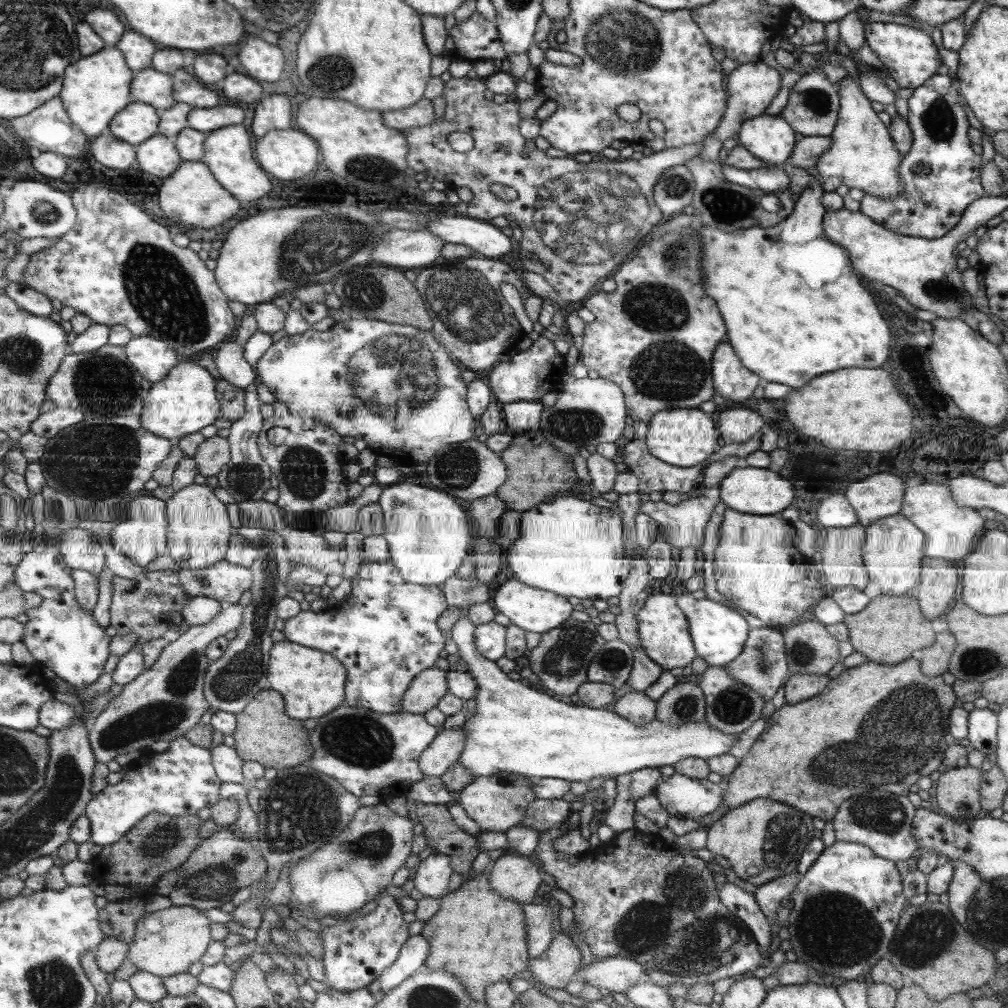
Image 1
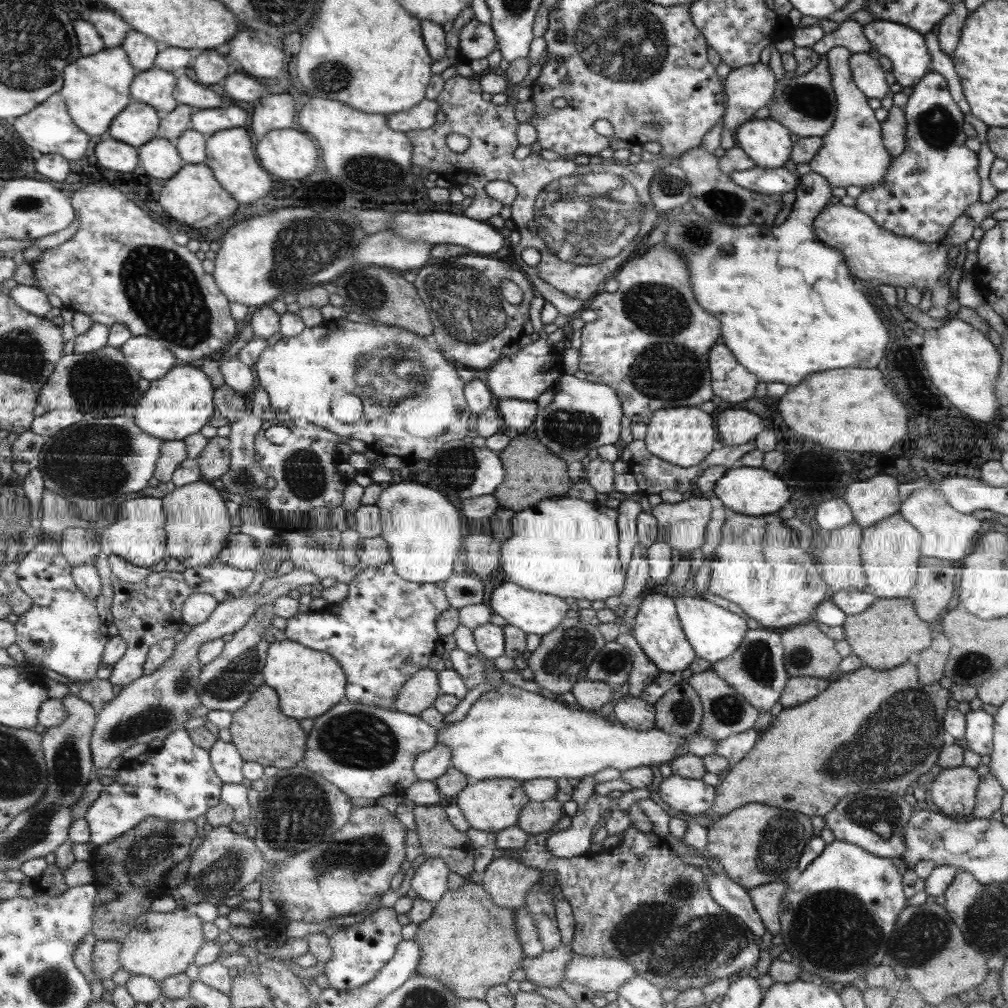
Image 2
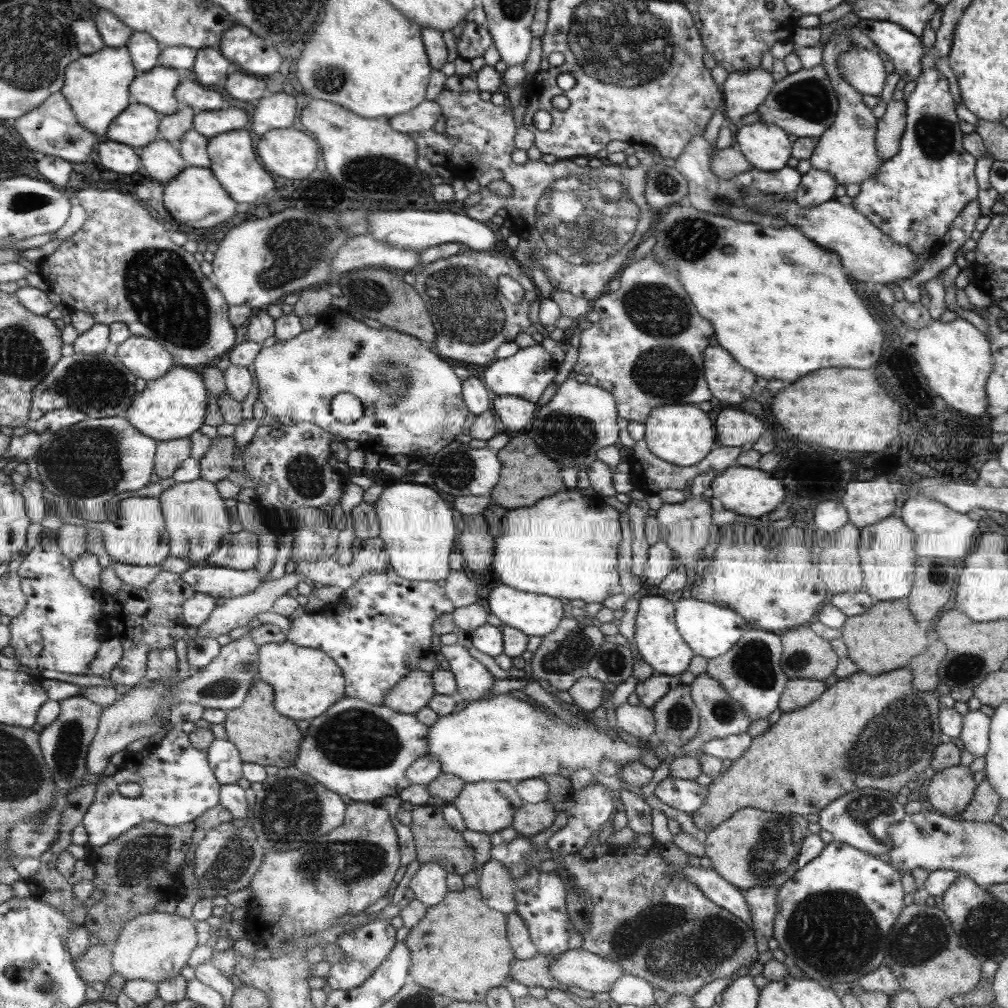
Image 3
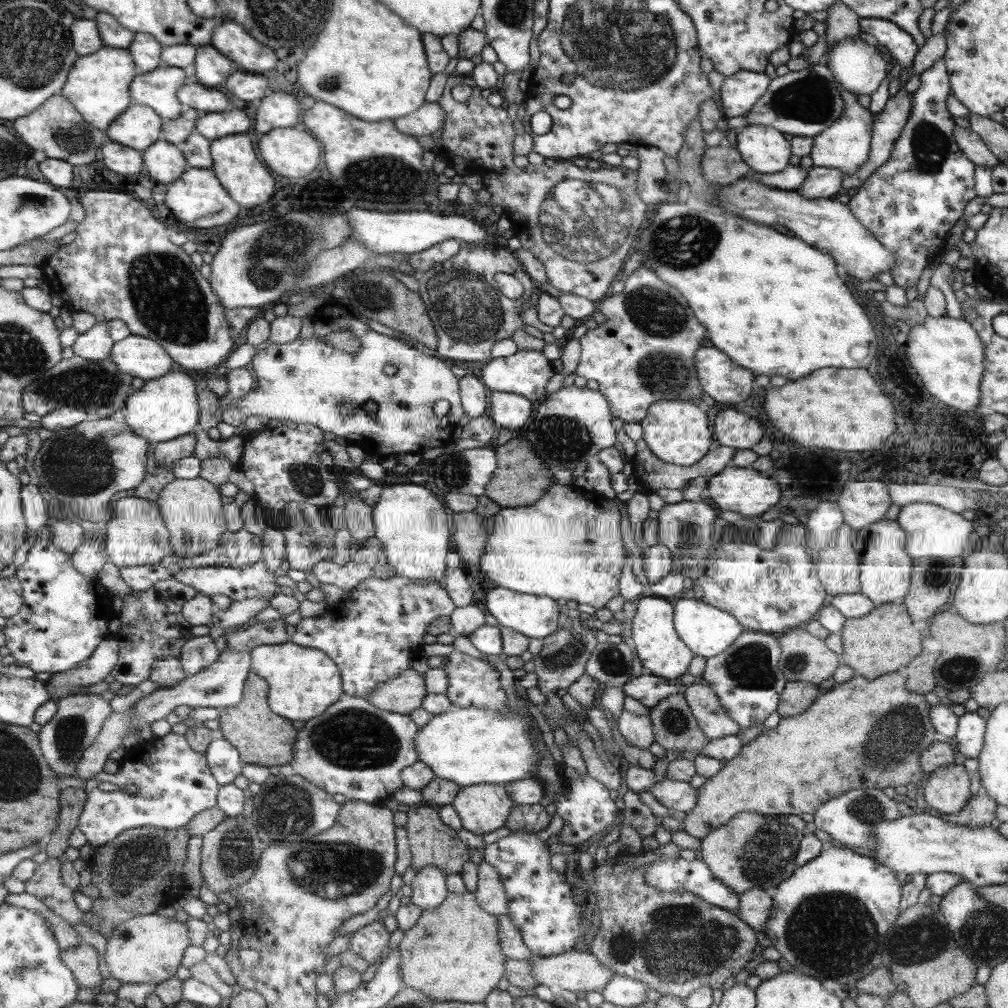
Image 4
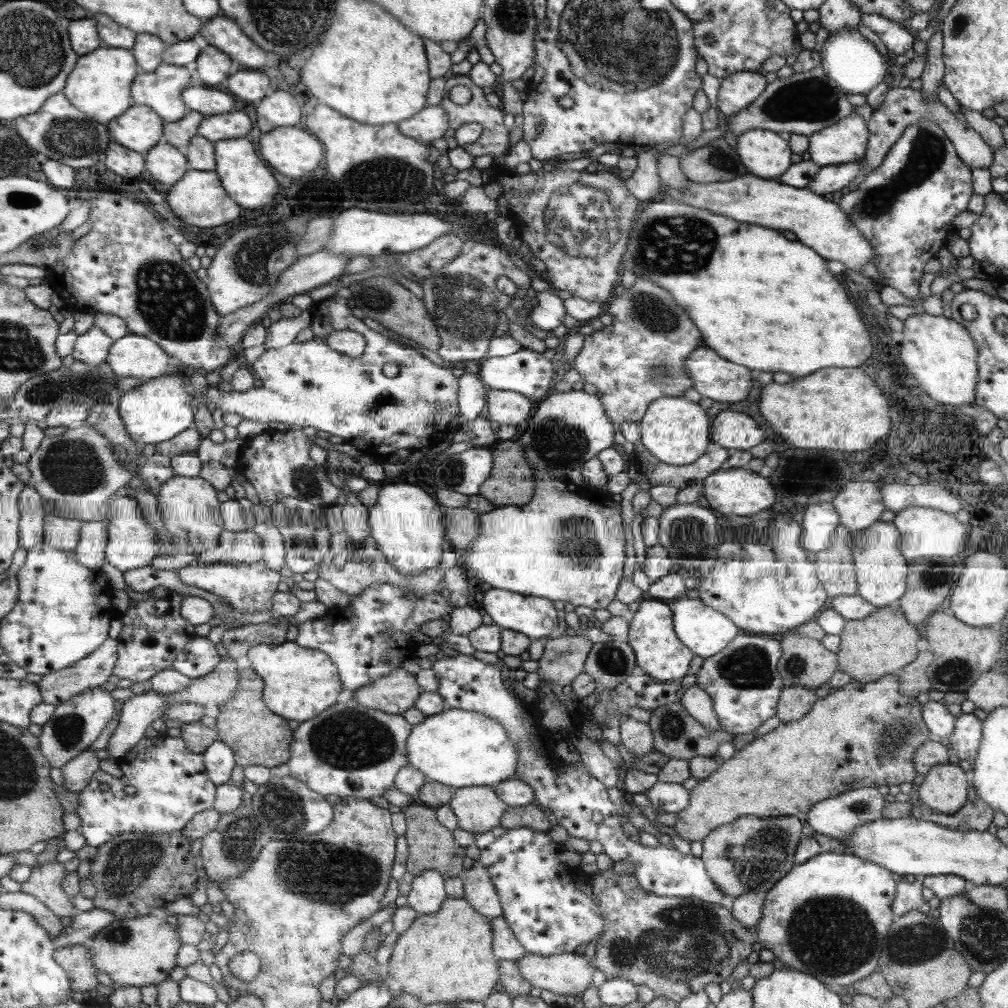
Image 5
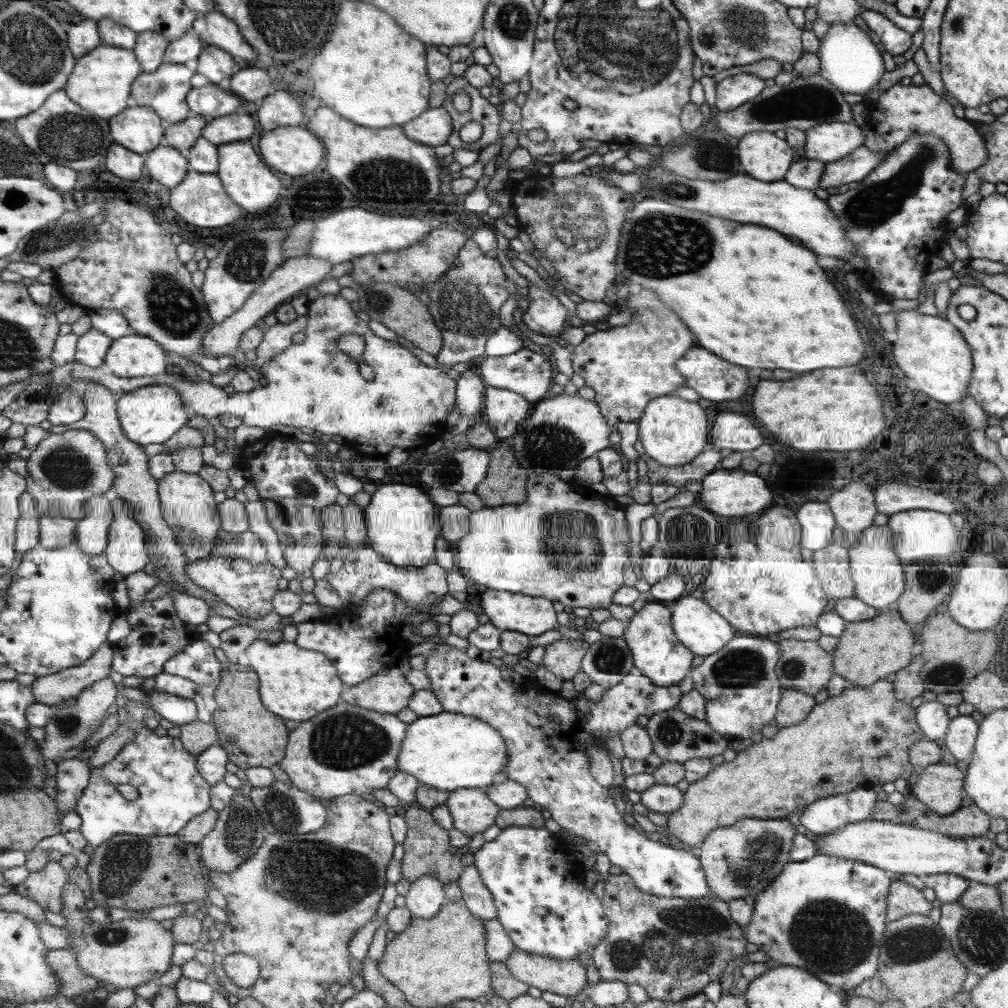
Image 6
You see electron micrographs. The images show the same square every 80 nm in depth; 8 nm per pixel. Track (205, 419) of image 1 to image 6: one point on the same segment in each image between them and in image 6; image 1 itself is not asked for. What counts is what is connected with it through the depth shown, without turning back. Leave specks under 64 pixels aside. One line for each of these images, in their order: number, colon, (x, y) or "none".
2: (177, 406)
3: (173, 406)
4: (162, 409)
5: (158, 411)
6: (153, 414)

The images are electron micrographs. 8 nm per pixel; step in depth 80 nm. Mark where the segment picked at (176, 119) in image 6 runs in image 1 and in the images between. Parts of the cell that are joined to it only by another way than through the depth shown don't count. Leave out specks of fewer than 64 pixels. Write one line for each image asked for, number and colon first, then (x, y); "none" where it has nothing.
1: (150, 86)
2: (156, 87)
3: (157, 88)
4: (159, 89)
5: (163, 90)

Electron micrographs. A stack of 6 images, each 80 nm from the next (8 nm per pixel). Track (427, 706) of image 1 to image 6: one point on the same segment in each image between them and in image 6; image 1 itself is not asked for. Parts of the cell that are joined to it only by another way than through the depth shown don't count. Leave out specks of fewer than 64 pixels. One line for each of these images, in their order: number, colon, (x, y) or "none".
2: (419, 691)
3: (411, 694)
4: (403, 694)
5: (396, 693)
6: (388, 692)

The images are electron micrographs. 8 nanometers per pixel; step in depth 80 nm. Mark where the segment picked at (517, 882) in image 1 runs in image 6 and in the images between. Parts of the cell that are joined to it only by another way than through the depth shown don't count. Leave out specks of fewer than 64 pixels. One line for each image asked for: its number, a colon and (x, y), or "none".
2: (505, 880)
3: (495, 884)
4: (489, 892)
5: (477, 889)
6: (478, 900)

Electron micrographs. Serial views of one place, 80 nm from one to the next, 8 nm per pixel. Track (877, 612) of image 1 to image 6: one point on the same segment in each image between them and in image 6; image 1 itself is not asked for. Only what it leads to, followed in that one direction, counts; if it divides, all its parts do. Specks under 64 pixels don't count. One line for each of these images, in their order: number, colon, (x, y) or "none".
2: (883, 635)
3: (880, 640)
4: (882, 641)
5: (880, 644)
6: (867, 651)

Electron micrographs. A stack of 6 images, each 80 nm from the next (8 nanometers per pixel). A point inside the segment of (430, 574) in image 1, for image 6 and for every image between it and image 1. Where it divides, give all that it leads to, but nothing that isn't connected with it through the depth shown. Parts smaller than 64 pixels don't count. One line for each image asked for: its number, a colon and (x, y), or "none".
2: (422, 529)
3: (416, 527)
4: (410, 524)
5: (405, 522)
6: (400, 524)

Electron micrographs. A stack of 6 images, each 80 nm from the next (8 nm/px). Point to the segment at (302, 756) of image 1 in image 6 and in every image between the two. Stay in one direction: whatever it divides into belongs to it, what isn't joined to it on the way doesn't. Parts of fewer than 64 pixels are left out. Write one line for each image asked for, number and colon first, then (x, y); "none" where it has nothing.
2: (263, 735)
3: (264, 737)
4: (263, 738)
5: (258, 737)
6: (254, 737)

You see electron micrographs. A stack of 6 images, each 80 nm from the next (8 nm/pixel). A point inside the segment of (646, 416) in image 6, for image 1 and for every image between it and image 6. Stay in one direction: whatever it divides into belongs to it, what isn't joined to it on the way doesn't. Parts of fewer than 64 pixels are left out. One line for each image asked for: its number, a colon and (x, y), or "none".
1: (684, 437)
2: (684, 436)
3: (681, 435)
4: (676, 432)
5: (674, 431)

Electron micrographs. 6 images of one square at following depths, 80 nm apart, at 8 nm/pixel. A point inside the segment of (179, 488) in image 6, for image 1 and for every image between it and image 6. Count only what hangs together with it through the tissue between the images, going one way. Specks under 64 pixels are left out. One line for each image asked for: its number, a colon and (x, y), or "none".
1: (198, 536)
2: (198, 524)
3: (197, 519)
4: (193, 510)
5: (190, 508)

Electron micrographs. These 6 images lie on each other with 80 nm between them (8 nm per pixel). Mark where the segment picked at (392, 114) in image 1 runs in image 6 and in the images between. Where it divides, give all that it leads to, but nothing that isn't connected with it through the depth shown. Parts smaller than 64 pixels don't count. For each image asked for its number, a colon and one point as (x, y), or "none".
2: (420, 117)
3: (421, 118)
4: (423, 122)
5: (432, 122)
6: (433, 127)

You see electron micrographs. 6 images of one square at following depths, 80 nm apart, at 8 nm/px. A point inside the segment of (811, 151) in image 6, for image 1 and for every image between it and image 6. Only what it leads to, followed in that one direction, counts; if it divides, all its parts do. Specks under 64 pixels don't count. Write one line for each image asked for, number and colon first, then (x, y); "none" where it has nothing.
1: (861, 154)
2: (851, 154)
3: (846, 149)
4: (844, 144)
5: (844, 141)

